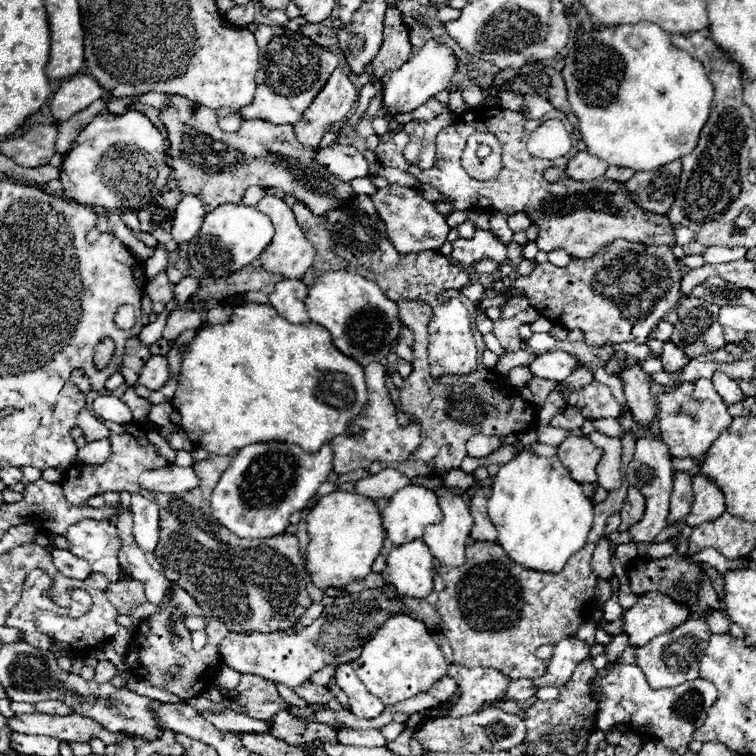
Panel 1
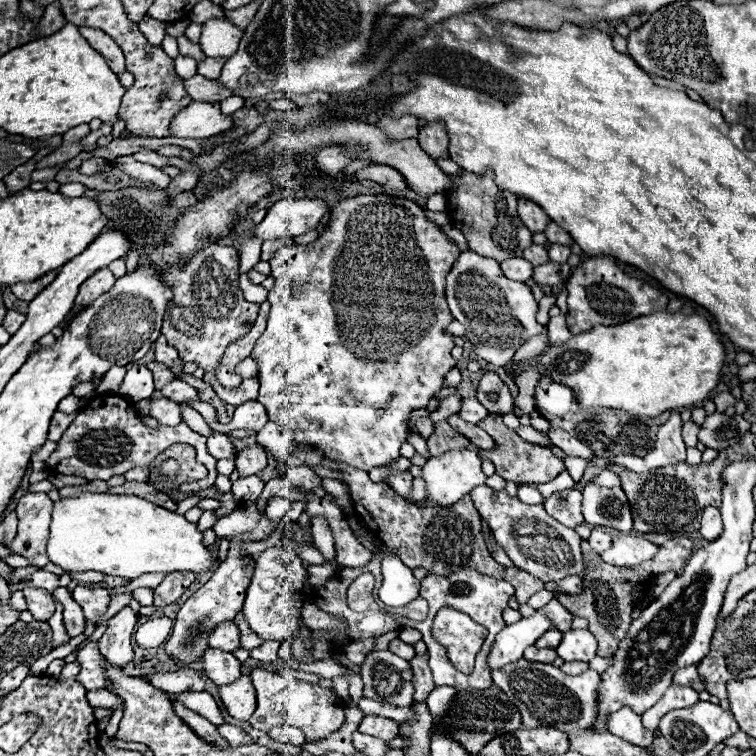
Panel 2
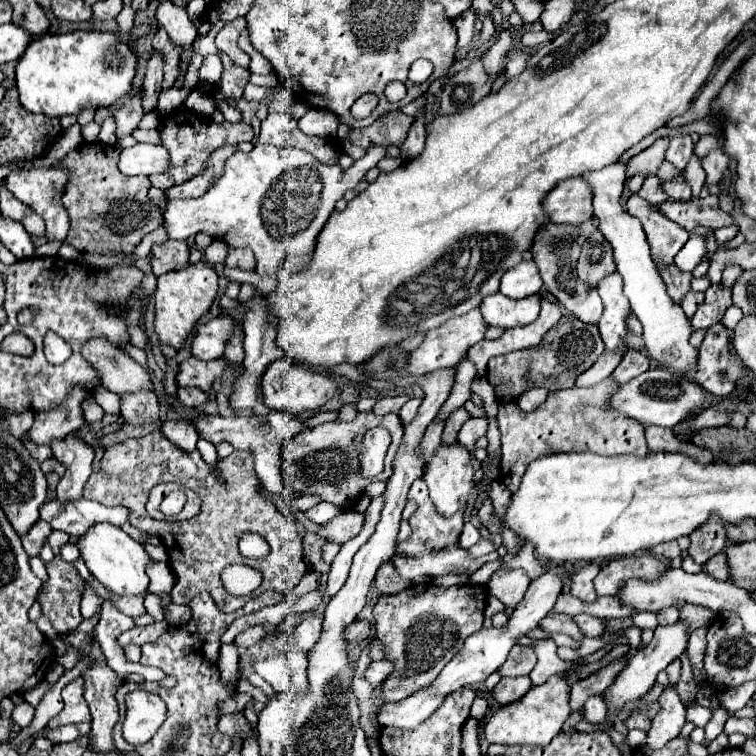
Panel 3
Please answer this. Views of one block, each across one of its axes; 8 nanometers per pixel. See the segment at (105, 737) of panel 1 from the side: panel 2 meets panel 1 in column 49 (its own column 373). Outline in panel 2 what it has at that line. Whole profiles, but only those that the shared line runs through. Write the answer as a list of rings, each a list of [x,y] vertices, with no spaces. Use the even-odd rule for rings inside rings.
[[[364,716],[358,732],[362,734],[370,734],[370,736],[378,736],[382,740],[394,740],[398,736],[398,722],[382,718],[382,716]]]

